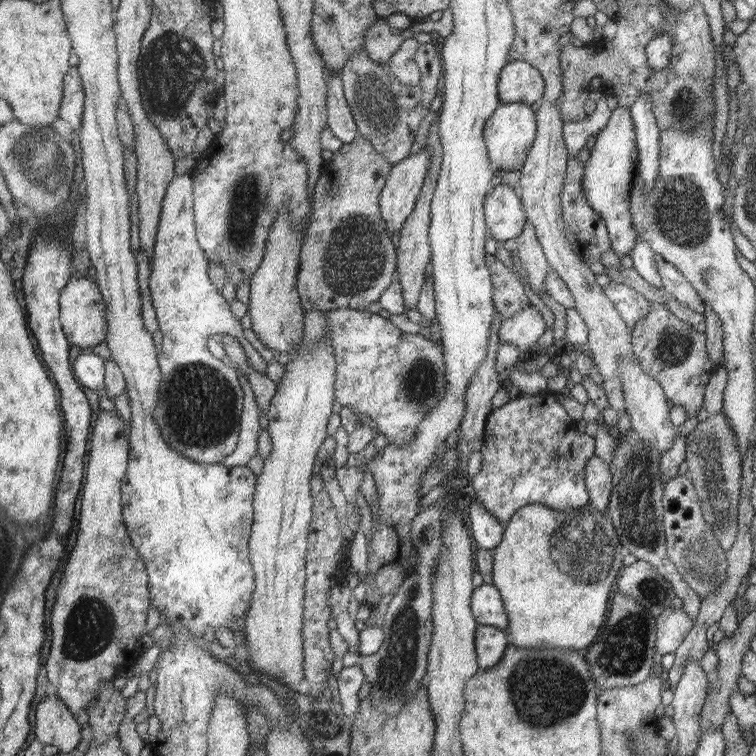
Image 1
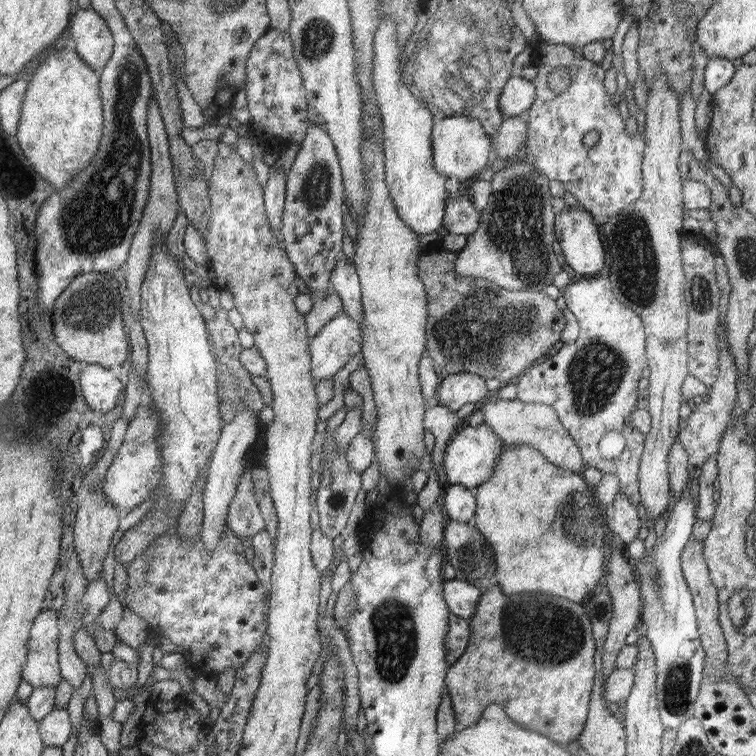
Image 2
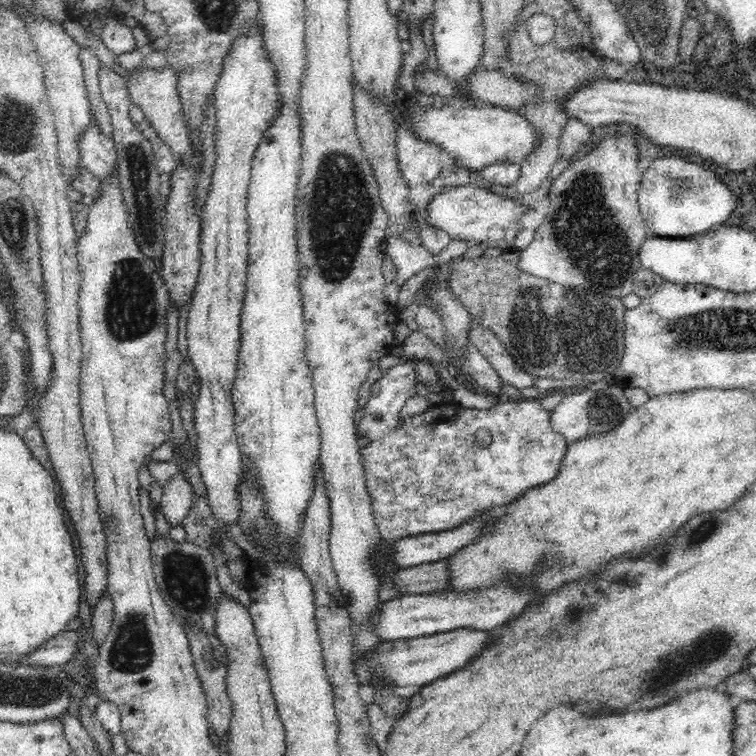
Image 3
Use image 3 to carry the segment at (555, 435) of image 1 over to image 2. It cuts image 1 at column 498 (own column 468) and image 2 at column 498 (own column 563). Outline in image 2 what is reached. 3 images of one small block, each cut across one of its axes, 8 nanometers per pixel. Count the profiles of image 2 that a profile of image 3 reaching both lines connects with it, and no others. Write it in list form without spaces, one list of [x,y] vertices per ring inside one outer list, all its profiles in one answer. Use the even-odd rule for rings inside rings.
[[[483,422],[478,427],[465,423],[446,442],[441,465],[443,468],[442,480],[448,482],[450,485],[461,484],[462,486],[476,490],[492,478],[494,468],[496,467],[496,460],[500,458],[500,454],[502,454],[505,446],[502,443],[502,439],[486,423]]]

